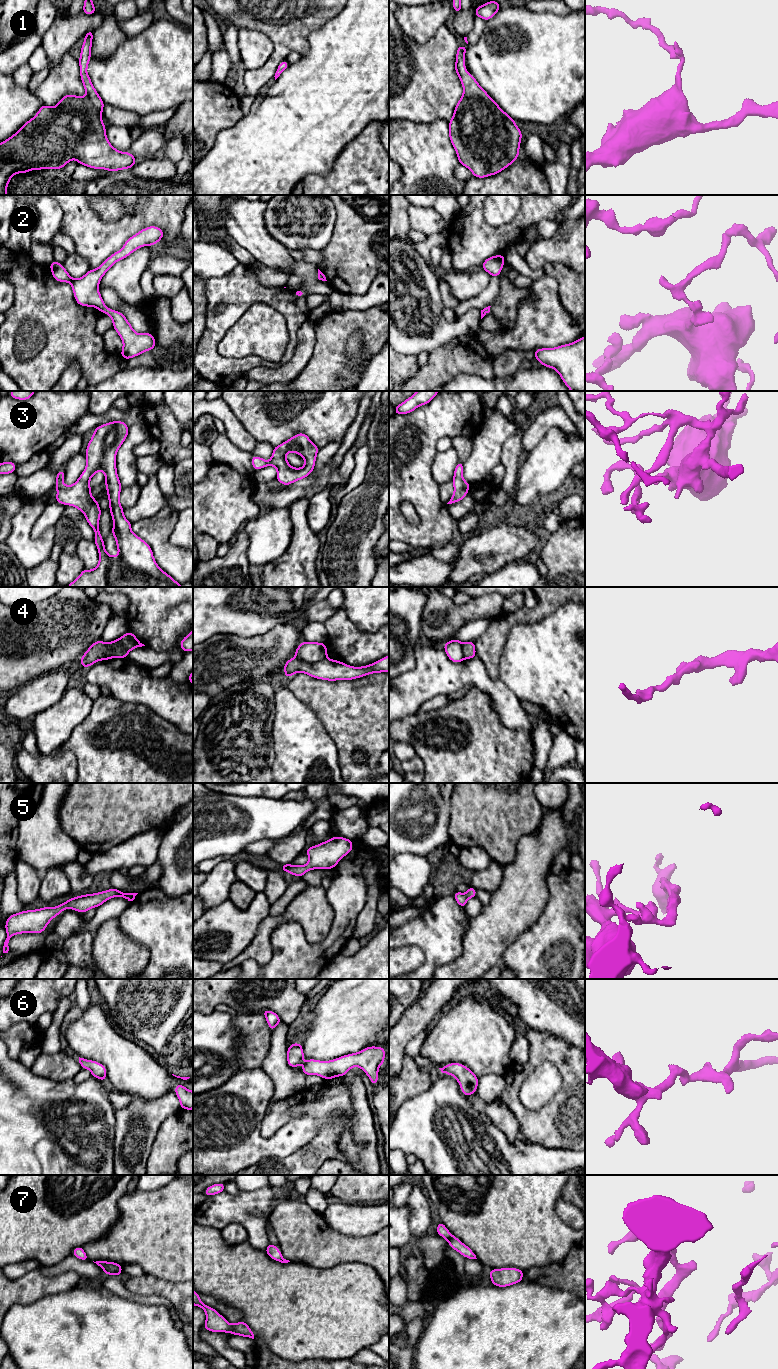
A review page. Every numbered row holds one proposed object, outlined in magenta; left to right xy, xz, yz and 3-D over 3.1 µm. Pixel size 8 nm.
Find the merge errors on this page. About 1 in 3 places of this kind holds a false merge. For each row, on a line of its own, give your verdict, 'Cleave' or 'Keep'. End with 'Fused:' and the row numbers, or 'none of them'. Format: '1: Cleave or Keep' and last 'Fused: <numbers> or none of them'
1: Keep
2: Keep
3: Keep
4: Cleave
5: Keep
6: Keep
7: Keep
Fused: 4

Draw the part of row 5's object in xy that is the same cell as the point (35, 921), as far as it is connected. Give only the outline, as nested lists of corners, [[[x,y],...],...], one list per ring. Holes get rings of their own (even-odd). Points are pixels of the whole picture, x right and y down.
[[[111,888],[107,891],[73,897],[56,907],[43,907],[9,915],[5,923],[7,938],[2,947],[2,956],[11,952],[8,943],[13,935],[42,933],[49,922],[65,909],[73,909],[83,914],[94,907],[98,908],[112,897],[123,897],[128,901],[133,901],[137,894],[138,893],[123,893],[119,889]]]

